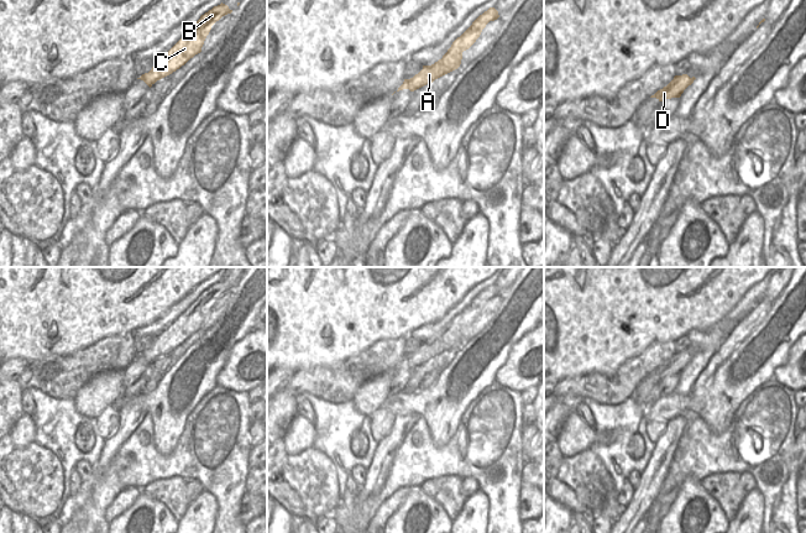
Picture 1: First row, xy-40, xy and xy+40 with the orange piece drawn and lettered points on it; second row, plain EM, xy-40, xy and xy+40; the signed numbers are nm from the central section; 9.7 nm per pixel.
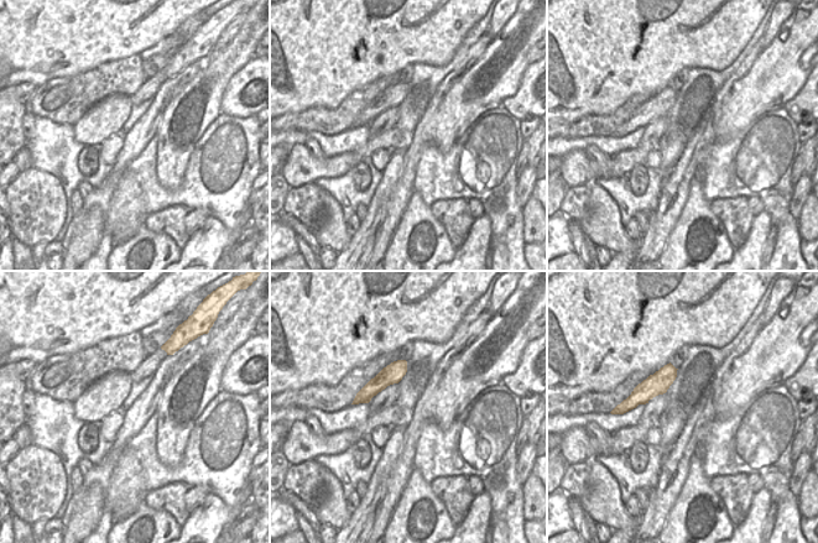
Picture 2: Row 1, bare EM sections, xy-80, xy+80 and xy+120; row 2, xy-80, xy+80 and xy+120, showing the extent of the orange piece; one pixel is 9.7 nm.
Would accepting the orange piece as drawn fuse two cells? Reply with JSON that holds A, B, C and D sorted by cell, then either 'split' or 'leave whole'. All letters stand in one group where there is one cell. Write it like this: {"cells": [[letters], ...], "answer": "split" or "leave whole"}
{"cells": [["A", "B", "C", "D"]], "answer": "leave whole"}

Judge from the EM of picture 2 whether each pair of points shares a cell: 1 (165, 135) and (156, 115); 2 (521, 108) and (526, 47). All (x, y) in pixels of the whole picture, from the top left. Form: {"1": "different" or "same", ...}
{"1": "different", "2": "different"}

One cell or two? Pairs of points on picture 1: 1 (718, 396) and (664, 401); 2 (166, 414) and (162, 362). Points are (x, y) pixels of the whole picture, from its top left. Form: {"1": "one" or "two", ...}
{"1": "two", "2": "two"}

